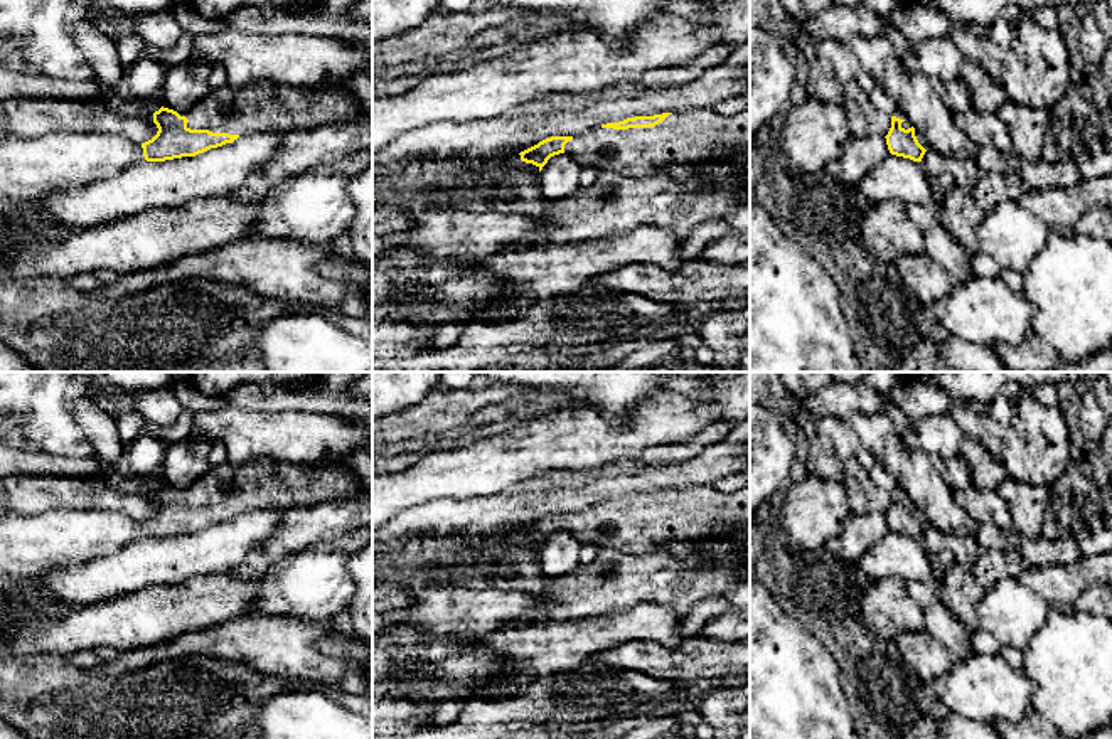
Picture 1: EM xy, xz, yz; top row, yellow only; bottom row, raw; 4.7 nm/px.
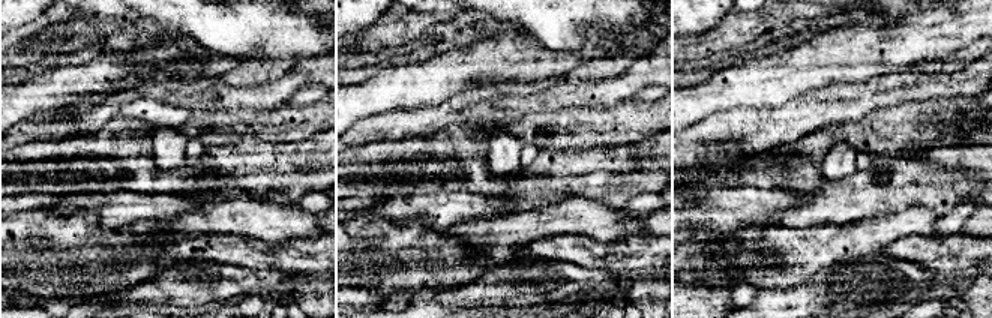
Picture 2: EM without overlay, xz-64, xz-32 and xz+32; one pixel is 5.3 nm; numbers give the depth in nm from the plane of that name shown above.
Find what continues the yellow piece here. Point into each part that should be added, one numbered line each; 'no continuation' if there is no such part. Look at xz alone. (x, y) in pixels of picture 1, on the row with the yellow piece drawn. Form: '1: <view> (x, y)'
1: xz (691, 137)

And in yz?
1: yz (898, 113)

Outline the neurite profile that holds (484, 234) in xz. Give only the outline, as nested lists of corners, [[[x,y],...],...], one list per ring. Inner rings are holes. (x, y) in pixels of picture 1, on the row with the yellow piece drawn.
[[[425,212],[406,219],[409,231],[372,236],[372,259],[398,246],[416,247],[431,258],[482,259],[537,231],[537,221],[500,212]]]

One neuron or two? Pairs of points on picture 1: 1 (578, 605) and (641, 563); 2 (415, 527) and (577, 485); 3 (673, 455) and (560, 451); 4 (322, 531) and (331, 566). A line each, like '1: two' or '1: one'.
1: one
2: one
3: two
4: two

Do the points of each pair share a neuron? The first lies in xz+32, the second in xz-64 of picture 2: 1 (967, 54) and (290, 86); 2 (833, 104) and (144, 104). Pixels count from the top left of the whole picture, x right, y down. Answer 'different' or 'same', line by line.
1: different
2: different

